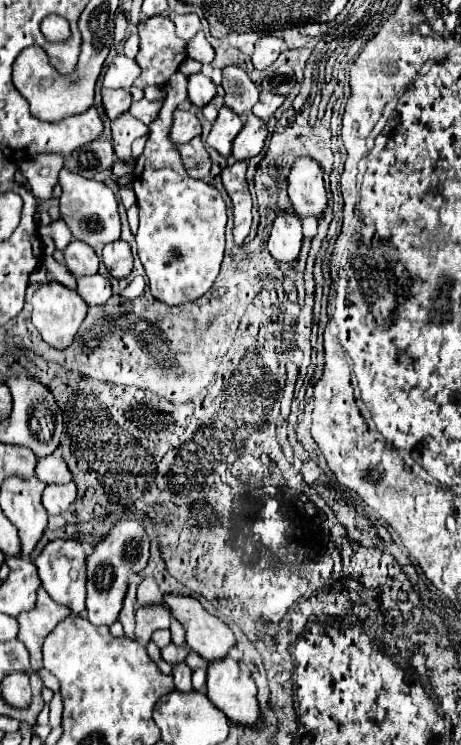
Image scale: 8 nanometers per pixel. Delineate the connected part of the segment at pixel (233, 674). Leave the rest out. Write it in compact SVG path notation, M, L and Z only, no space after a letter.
M233 659L209 663L207 667L207 697L227 715L227 719L241 727L255 727L261 711L257 703L255 681L241 671Z

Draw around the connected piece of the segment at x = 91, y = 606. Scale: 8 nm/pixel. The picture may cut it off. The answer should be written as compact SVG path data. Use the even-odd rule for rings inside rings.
M115 521L113 527L93 545L93 551L87 555L87 619L95 625L111 625L117 621L127 595L129 577L147 567L151 539L141 521Z

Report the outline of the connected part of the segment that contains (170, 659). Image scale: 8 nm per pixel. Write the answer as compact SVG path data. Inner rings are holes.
M169 643L167 647L161 649L161 657L163 657L167 663L171 663L171 665L175 665L177 661L179 661L179 663L185 661L187 655L189 655L189 647L187 647L187 645L183 645L183 647L175 647L173 643Z

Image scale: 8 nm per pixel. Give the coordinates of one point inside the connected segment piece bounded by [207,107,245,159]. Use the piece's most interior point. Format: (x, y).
(225, 129)

